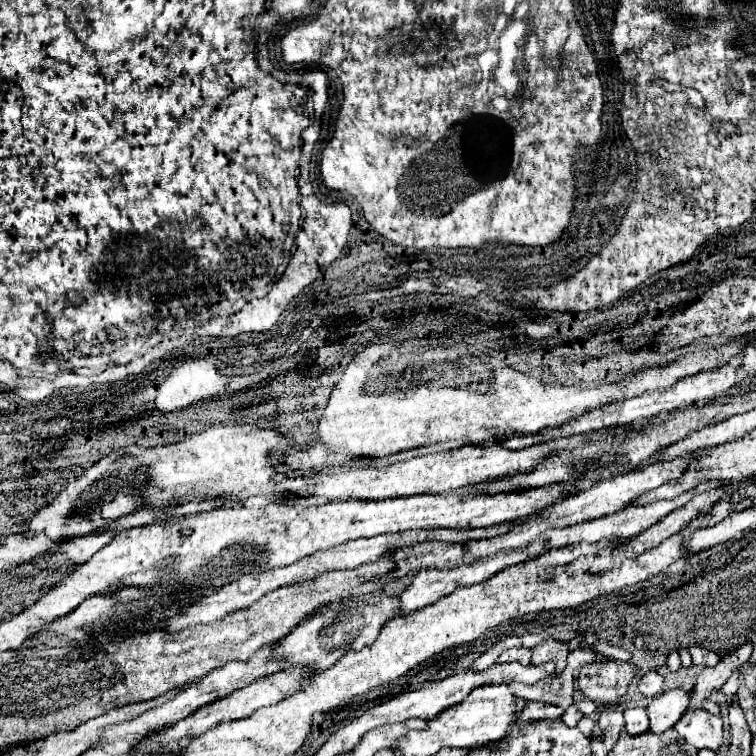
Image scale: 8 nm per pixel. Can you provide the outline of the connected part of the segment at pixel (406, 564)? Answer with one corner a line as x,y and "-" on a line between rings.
420,542
414,546
398,548
392,558
398,564
398,568
386,576
386,580
402,578
410,574
412,570
422,570
424,566
460,566
462,564
462,544
446,544
446,542

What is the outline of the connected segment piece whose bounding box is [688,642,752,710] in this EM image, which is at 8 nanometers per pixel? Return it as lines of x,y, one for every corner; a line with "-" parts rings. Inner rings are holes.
748,642
746,648
744,648
744,652
738,650
736,654
730,654
728,658
722,658
714,668
704,668
700,672
700,676
696,678
696,684
694,684
692,692
690,692
690,706
688,706
688,710
702,708
704,700
708,700
712,692
716,692
716,690
722,688
722,684
730,678
730,674
734,672
734,668
740,666
740,664
744,664
748,660
750,650
752,650
752,644

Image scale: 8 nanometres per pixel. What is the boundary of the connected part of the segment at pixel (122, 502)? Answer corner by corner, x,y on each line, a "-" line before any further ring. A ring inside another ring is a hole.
116,496
112,502
102,506
102,514
108,520
120,520
122,516
134,512
138,506
140,506
140,498
136,498
136,496
134,498
130,498
130,496

